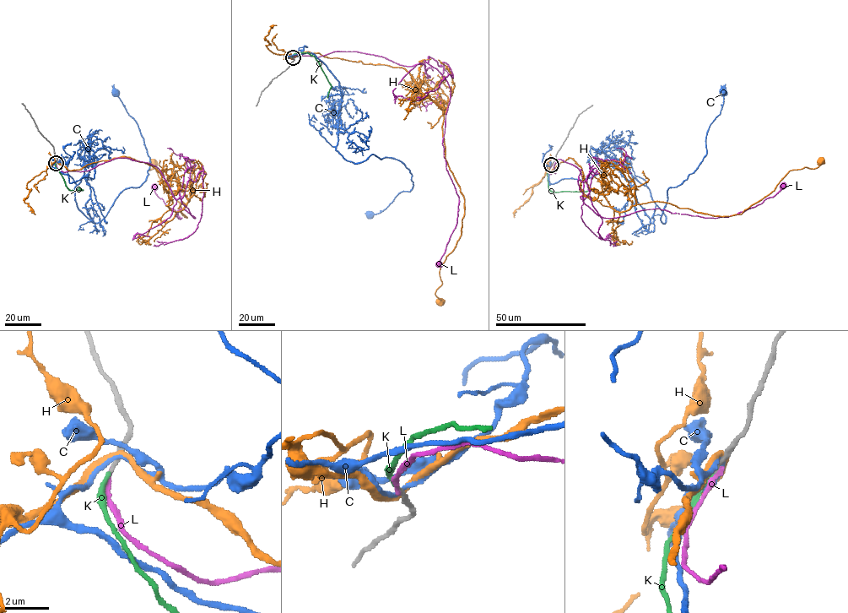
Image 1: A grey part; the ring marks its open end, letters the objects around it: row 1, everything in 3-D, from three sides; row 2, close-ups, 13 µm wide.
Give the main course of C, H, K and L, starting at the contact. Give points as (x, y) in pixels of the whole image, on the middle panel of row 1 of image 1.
C: (293, 58), (314, 54), (338, 81), (336, 149), (343, 158), (396, 159), (412, 175), (409, 191), (369, 214)
H: (294, 58), (310, 51), (401, 67), (442, 111), (445, 160), (464, 216), (440, 270), (440, 302)
K: (293, 57), (296, 53), (313, 56), (331, 86), (327, 98)
L: (293, 58), (354, 51), (405, 66), (424, 61), (446, 80), (443, 156), (459, 198), (439, 264)

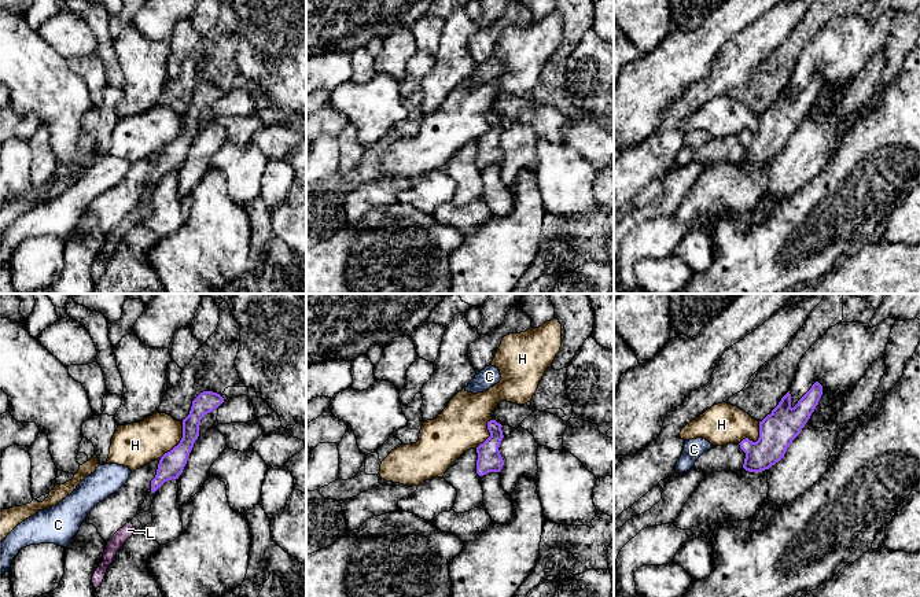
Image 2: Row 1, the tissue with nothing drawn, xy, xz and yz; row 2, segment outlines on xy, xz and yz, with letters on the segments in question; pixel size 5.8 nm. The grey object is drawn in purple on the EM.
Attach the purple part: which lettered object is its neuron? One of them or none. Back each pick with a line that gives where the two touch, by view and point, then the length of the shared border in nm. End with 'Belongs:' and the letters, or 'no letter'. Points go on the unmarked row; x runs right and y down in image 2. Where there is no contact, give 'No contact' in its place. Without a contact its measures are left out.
K: No contact
Belongs: K

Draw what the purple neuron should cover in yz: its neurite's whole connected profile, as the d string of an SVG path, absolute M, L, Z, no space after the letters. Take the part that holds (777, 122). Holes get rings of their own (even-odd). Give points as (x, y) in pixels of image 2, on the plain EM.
M816 74L792 100L788 84L772 106L759 114L758 133L746 130L739 136L746 145L743 161L748 165L761 165L779 155L810 111L821 88L823 78Z

